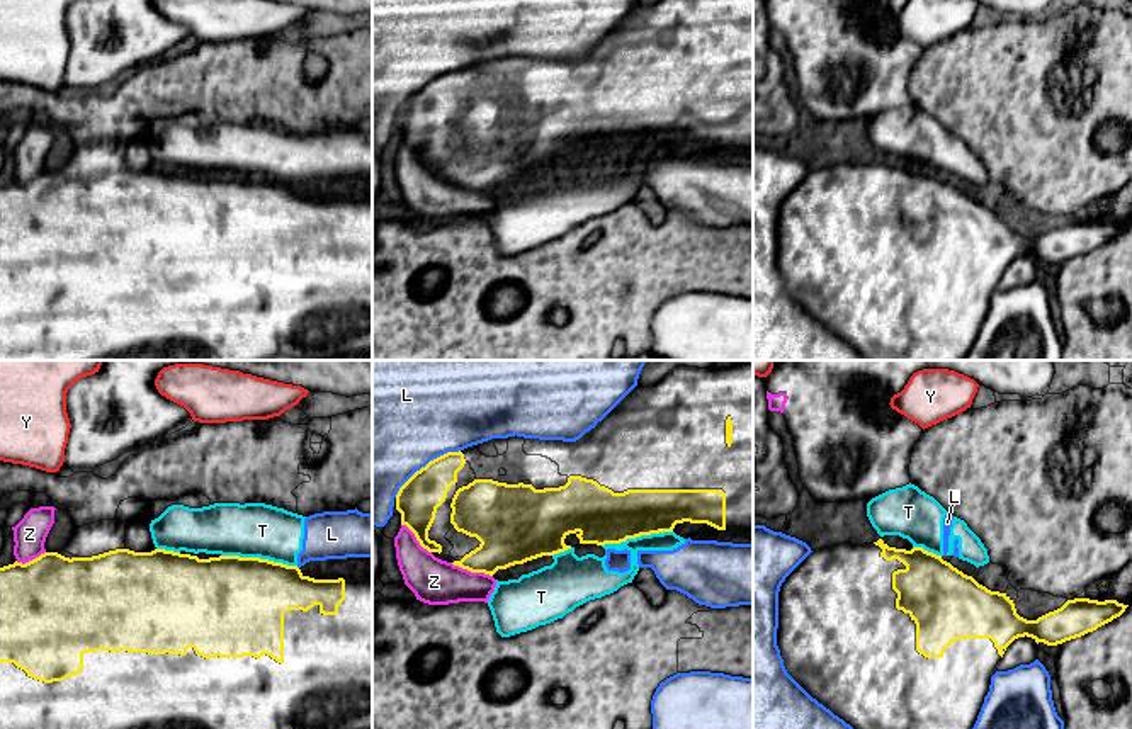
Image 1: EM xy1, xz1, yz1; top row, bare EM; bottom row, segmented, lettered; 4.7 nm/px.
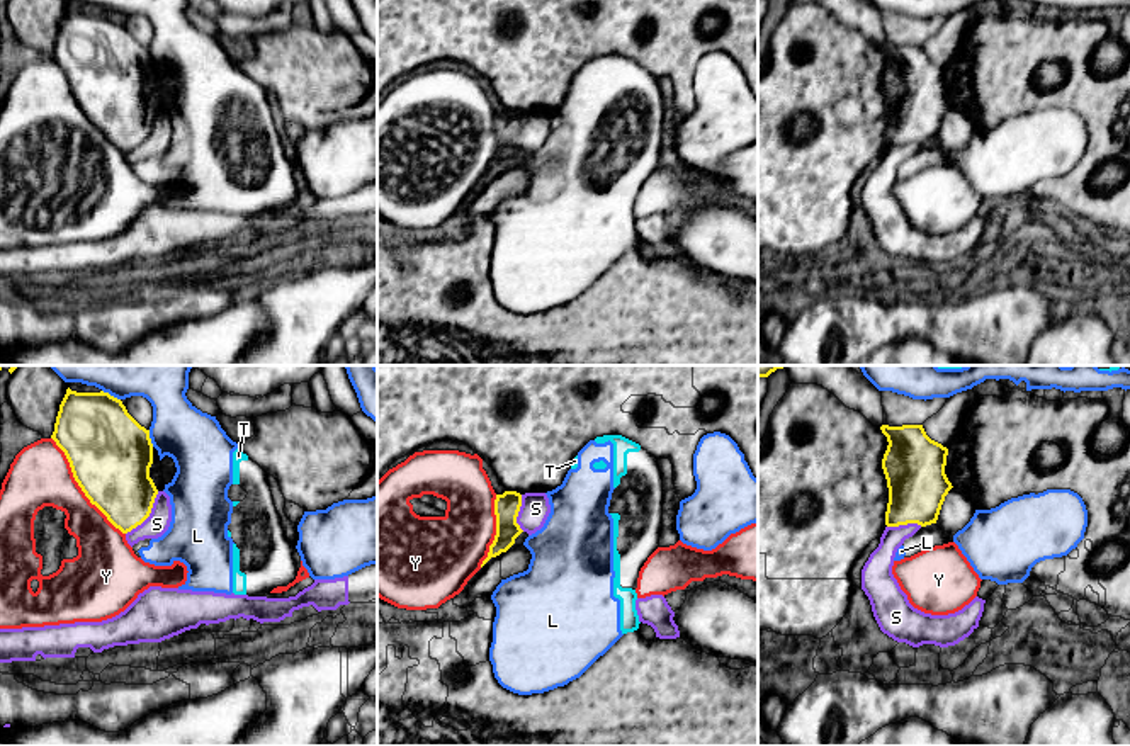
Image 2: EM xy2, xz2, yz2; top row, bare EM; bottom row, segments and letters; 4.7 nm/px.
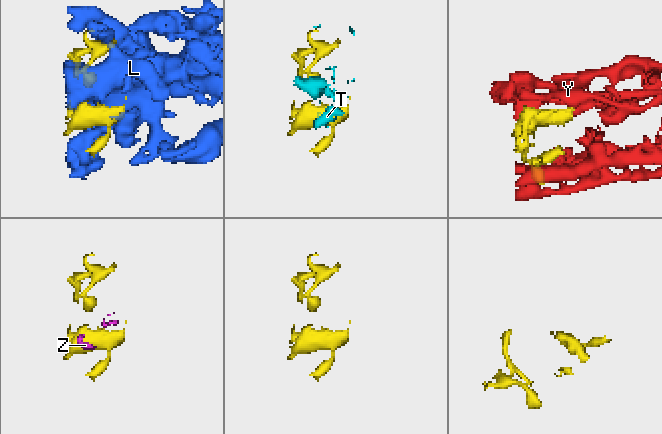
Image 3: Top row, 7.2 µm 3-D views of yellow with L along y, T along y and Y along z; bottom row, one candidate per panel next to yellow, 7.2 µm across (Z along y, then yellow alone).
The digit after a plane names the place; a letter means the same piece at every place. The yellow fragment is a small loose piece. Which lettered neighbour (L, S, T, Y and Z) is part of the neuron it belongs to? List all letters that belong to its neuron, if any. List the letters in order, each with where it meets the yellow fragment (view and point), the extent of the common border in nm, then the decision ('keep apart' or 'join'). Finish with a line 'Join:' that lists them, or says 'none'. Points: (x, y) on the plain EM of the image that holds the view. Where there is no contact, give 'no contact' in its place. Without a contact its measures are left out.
L: meets yellow in xz1 at (427, 84); contact 380 nm long; keep apart
S: meets yellow in xy2 at (148, 135); contact 260 nm long; keep apart
T: meets yellow in xy1 at (259, 177); contact 360 nm long; keep apart
Y: meets yellow in xy2 at (79, 104); contact 600 nm long; keep apart
Z: meets yellow in xz1 at (471, 191); contact 220 nm long; keep apart
Join: none

